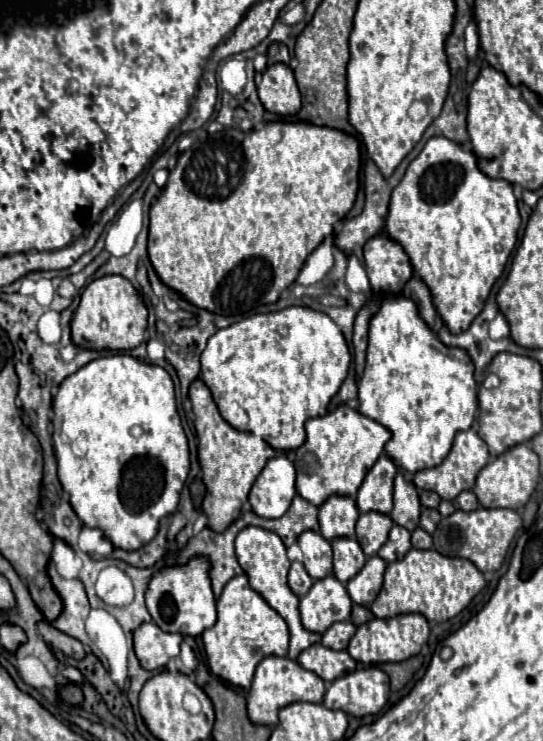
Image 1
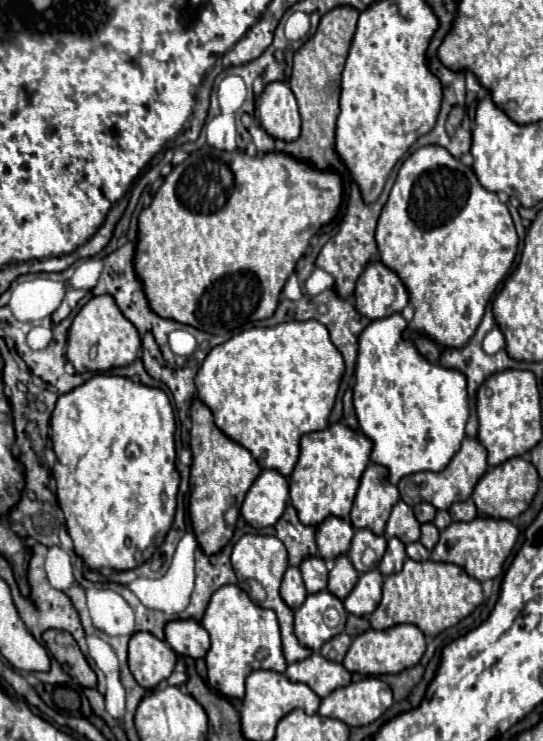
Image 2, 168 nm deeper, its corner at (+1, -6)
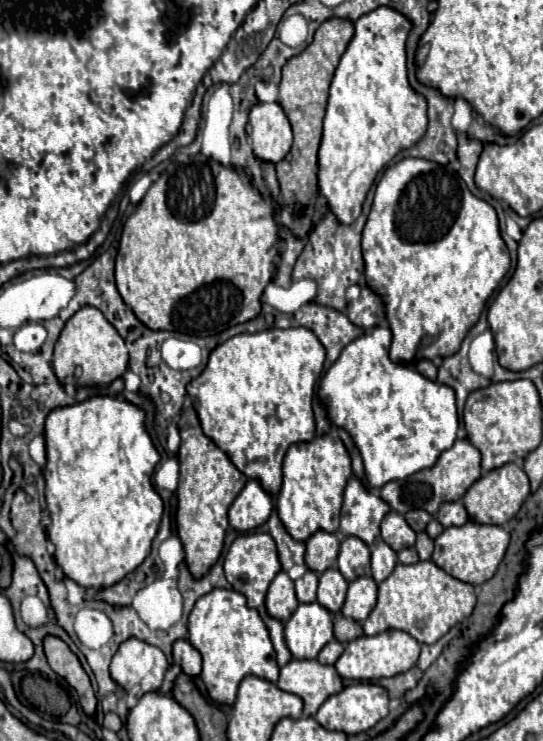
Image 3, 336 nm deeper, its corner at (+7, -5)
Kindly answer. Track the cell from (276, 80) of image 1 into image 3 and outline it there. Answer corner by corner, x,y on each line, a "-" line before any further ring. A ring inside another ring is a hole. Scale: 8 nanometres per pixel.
256,104
250,110
252,152
258,160
276,164
292,146
292,128
280,104

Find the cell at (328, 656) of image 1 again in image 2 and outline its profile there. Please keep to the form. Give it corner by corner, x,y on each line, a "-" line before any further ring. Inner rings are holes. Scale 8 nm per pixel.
312,653
310,657
288,665
286,677
290,681
306,683
320,697
326,697
334,689
350,683
350,671
342,663
324,659
320,653

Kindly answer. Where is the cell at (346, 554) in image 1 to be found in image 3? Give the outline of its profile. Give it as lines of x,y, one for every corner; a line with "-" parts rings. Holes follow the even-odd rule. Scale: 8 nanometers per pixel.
328,568
326,572
320,574
318,602
328,612
338,612
342,608
346,590
348,590
348,582
342,578
342,574
336,568

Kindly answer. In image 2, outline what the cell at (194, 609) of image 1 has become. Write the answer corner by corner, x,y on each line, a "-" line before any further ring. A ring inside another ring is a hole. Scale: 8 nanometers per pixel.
174,619
164,627
164,635
168,645
180,653
190,657
204,657
210,647
208,631
196,619

